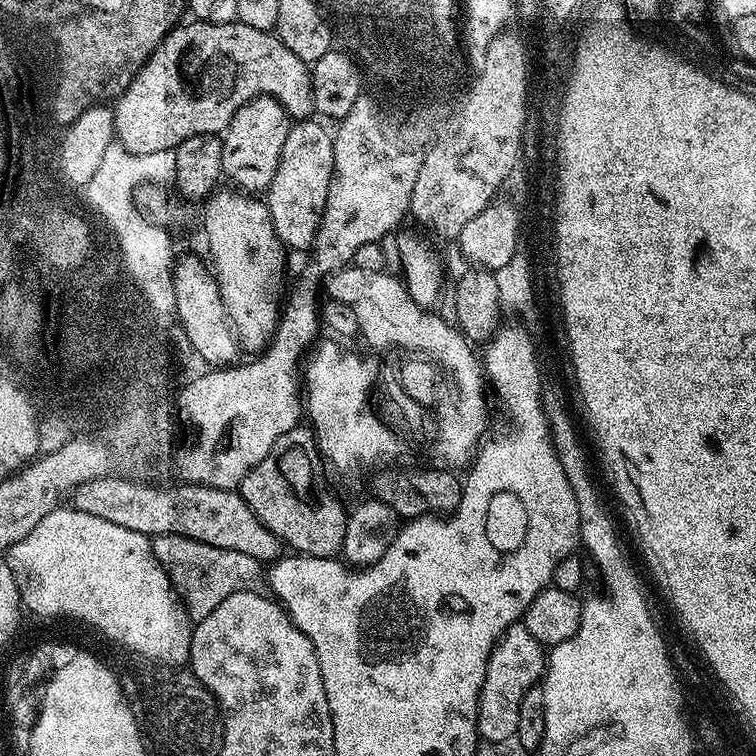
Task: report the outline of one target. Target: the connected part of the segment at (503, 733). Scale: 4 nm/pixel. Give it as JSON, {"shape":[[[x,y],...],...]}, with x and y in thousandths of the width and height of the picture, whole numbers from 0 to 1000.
{"shape":[[[684,823],[673,828],[646,868],[643,897],[638,902],[635,933],[630,946],[630,966],[636,980],[667,984],[681,975],[690,923],[696,923],[698,914],[716,903],[721,888],[720,853],[710,849],[701,833],[696,833],[693,824]]]}

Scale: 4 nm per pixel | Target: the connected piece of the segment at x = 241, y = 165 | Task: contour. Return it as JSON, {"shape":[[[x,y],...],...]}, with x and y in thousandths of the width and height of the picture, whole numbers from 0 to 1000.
{"shape":[[[339,127],[321,138],[294,177],[292,229],[324,255],[341,257],[351,253],[361,235],[362,225],[366,224],[382,168],[380,148],[364,128]]]}

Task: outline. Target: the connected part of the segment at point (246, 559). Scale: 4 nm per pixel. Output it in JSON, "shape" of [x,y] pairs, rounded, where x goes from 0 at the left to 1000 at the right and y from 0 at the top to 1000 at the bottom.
{"shape":[[[217,708],[202,713],[201,726],[209,743],[220,754],[228,772],[237,784],[239,798],[249,808],[250,819],[262,823],[302,791],[308,783],[340,779],[349,765],[345,742],[312,728],[272,722],[245,709]]]}

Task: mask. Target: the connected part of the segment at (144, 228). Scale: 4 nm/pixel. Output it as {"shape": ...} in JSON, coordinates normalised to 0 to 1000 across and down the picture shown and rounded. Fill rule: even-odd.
{"shape":[[[149,188],[140,198],[140,209],[135,209],[135,220],[130,220],[130,230],[119,235],[114,246],[116,254],[116,270],[148,300],[153,323],[163,323],[180,339],[180,349],[212,349],[212,339],[222,339],[217,333],[216,300],[206,296],[190,296],[190,291],[175,276],[175,263],[180,259],[180,247],[190,243],[194,238],[217,238],[229,231],[228,206],[222,201],[204,201],[201,204],[177,204],[168,201],[157,188]]]}

